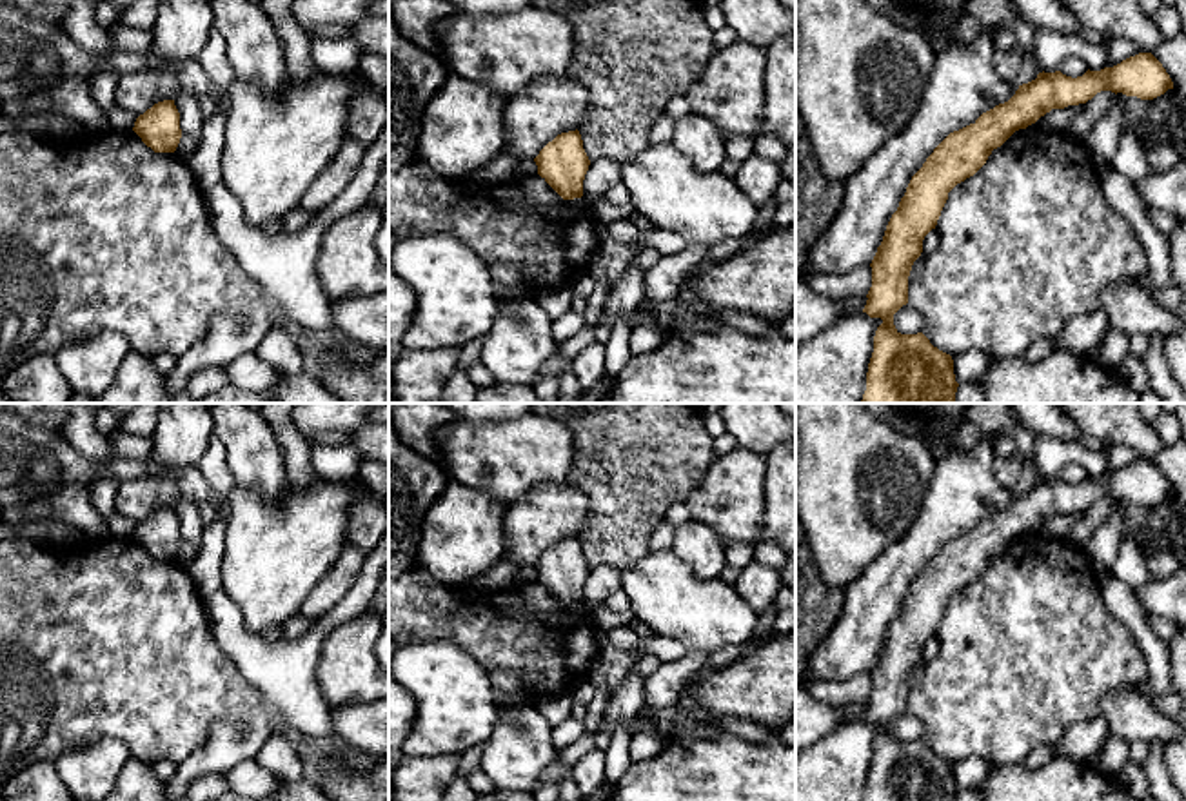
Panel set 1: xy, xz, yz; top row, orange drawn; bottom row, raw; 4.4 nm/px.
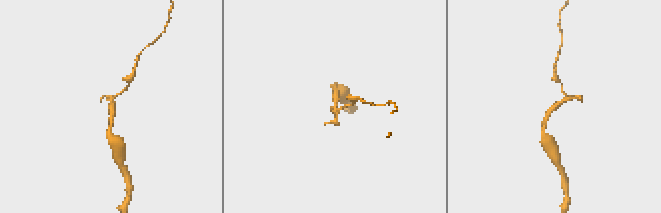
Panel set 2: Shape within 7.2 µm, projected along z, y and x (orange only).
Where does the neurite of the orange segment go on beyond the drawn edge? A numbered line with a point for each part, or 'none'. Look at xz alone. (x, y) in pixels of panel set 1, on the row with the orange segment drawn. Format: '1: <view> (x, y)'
none

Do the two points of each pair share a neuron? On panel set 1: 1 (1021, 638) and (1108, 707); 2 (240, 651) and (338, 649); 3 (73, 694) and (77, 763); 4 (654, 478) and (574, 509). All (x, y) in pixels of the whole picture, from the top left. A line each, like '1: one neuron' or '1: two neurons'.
1: two neurons
2: two neurons
3: two neurons
4: two neurons

